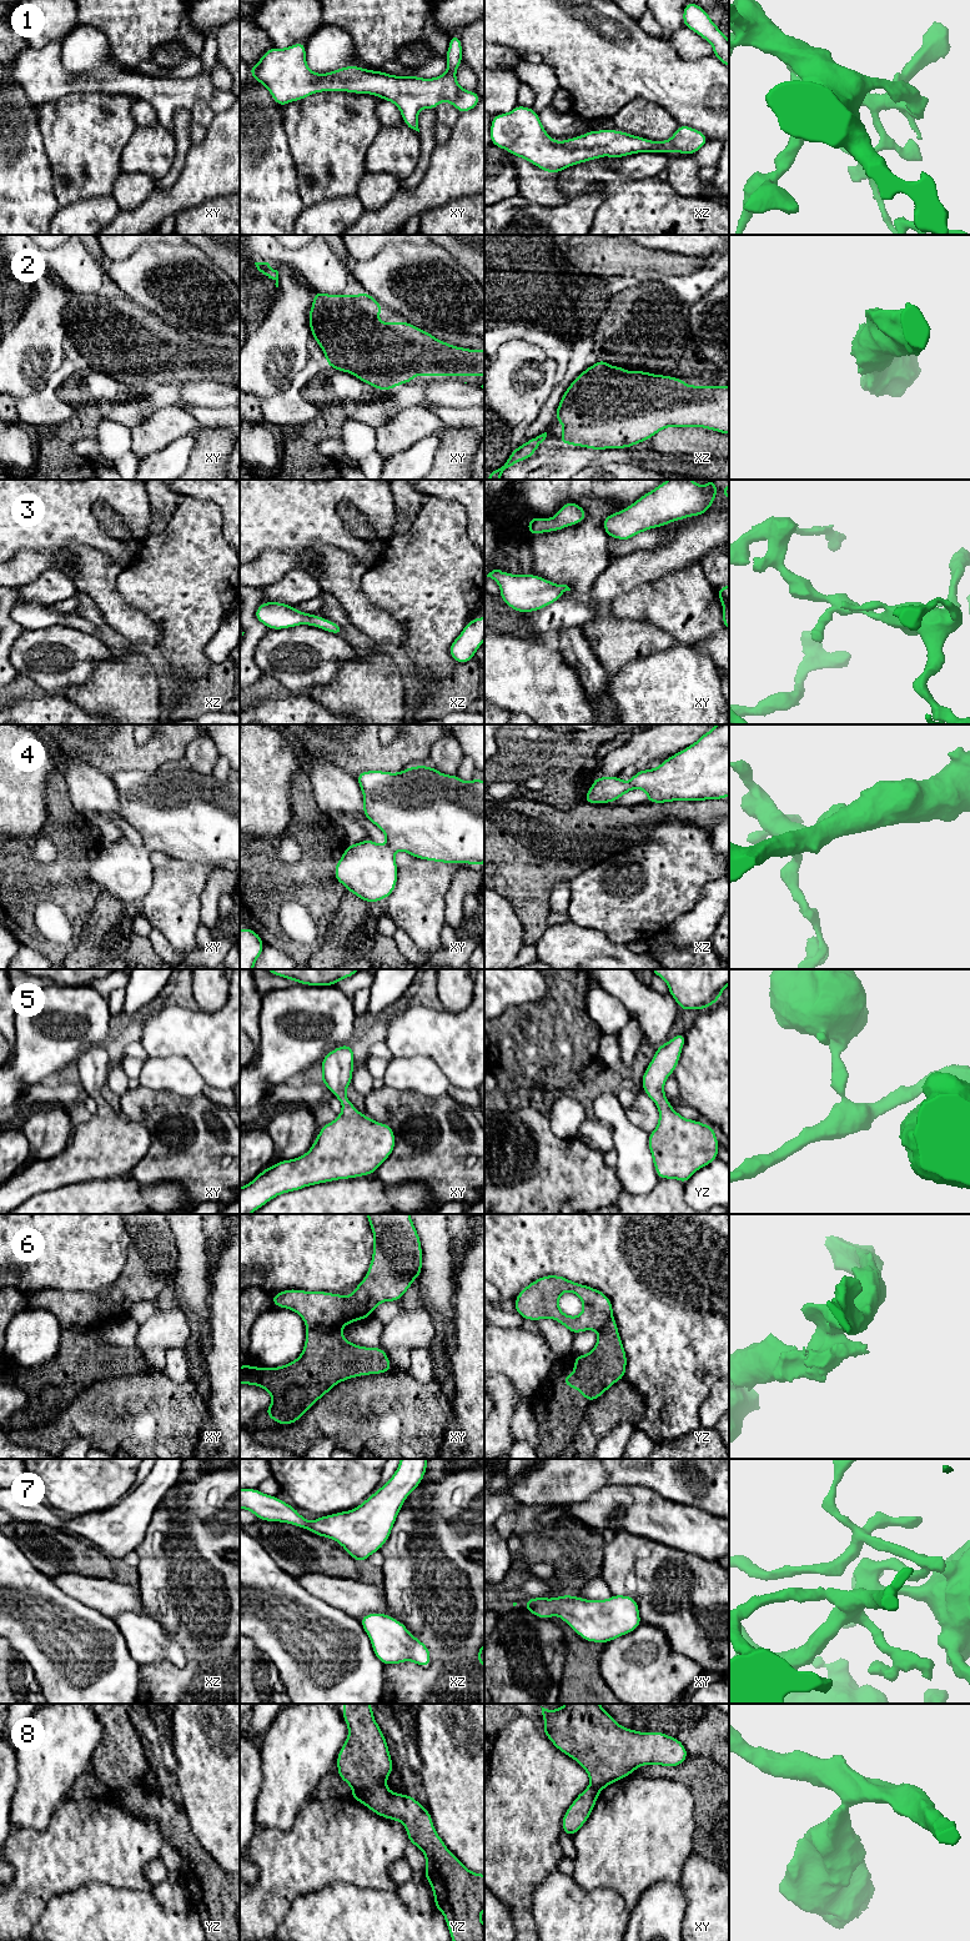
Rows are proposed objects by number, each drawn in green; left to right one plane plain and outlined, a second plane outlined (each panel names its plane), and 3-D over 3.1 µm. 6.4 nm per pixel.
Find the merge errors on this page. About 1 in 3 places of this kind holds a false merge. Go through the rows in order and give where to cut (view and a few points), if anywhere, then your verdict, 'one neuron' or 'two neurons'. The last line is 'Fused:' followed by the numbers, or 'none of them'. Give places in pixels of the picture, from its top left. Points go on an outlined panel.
1: cut none; one neuron
2: cut none; one neuron
3: cut none; one neuron
4: cut none; one neuron
5: cut none; one neuron
6: cut xy (341, 1325), (307, 1327); two neurons
7: cut none; one neuron
8: cut yz (383, 1785), (363, 1786), (353, 1790); two neurons
Fused: 6, 8

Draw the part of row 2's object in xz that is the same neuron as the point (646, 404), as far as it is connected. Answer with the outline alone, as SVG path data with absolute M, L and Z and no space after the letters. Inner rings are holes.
M605 360L599 361L579 373L562 395L562 400L557 407L554 421L559 421L564 428L558 437L559 442L569 446L581 446L589 450L608 448L629 448L635 443L650 440L655 433L667 427L703 427L712 431L729 435L729 386L695 386L685 385L680 377L670 377L665 375L654 375L647 371L625 371L622 366L609 366Z

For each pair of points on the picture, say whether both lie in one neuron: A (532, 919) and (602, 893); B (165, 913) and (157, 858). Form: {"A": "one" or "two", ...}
{"A": "two", "B": "two"}

